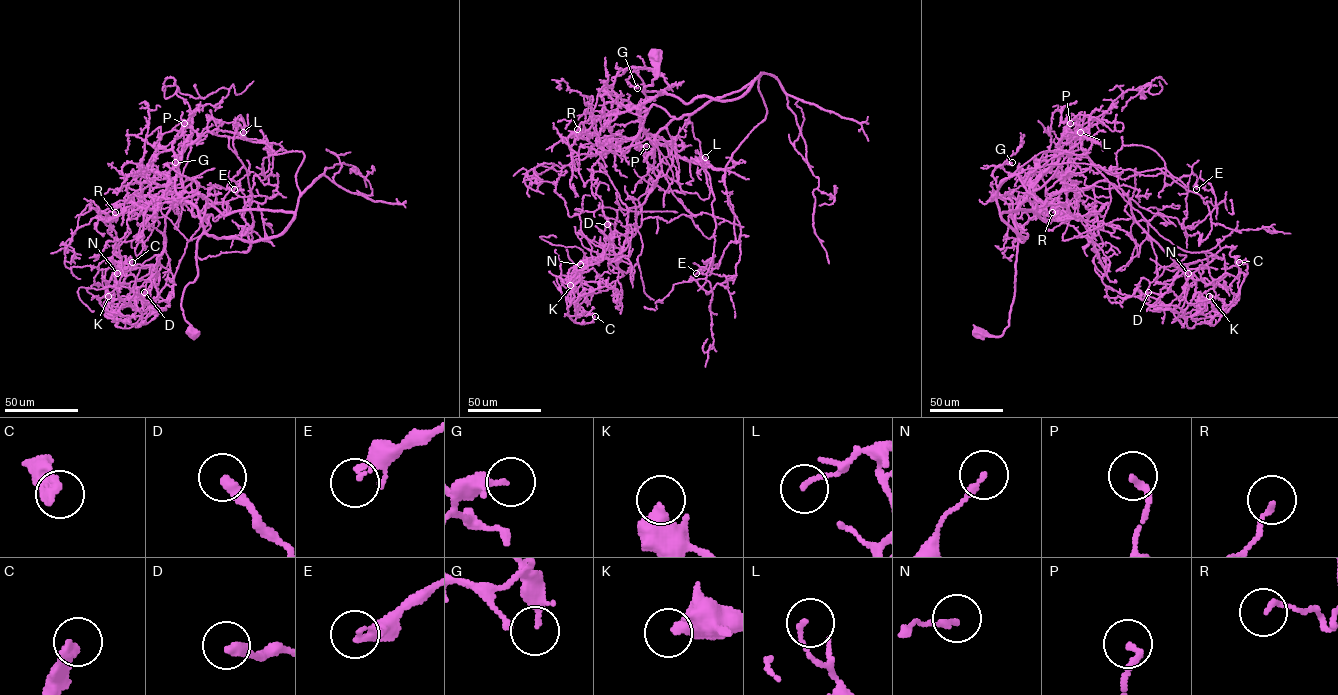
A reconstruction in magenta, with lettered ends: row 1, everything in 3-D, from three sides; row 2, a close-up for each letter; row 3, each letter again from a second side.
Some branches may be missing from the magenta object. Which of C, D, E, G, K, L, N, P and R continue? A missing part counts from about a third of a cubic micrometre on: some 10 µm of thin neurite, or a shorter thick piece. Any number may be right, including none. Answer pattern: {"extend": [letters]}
{"extend": []}

